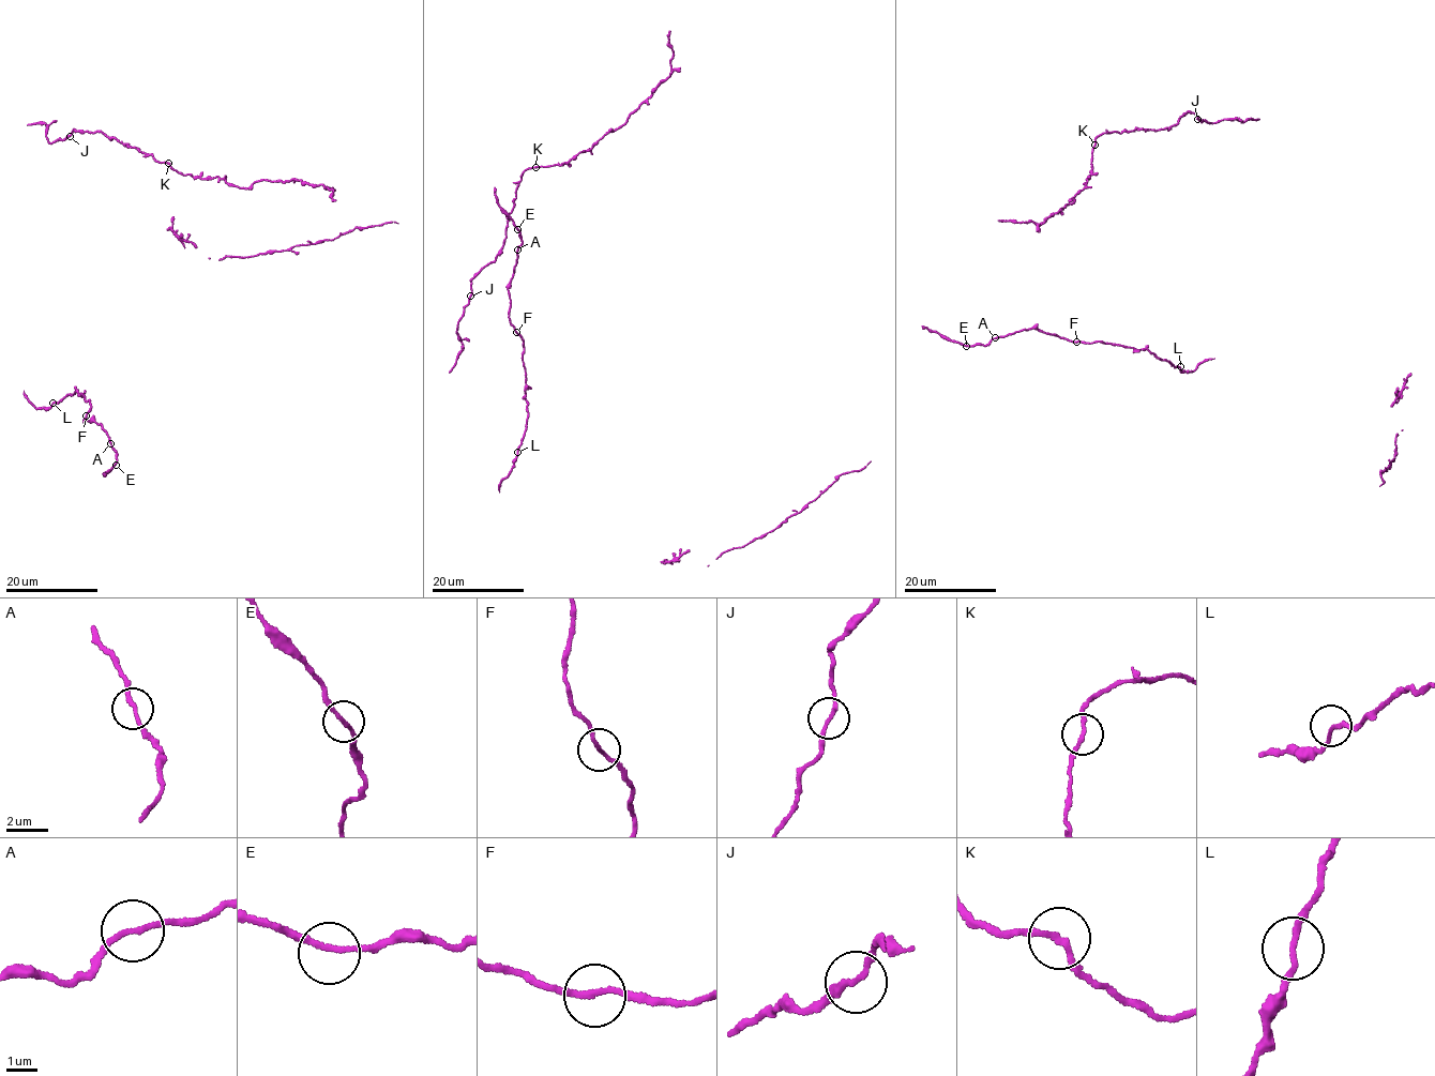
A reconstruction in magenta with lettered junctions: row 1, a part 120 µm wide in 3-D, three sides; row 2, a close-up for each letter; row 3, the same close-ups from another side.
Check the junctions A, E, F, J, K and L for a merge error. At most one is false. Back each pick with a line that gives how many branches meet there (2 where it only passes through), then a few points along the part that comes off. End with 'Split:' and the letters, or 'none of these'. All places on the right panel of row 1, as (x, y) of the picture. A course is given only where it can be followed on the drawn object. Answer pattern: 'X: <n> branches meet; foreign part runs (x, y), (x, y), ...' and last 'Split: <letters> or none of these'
Split: none of these

